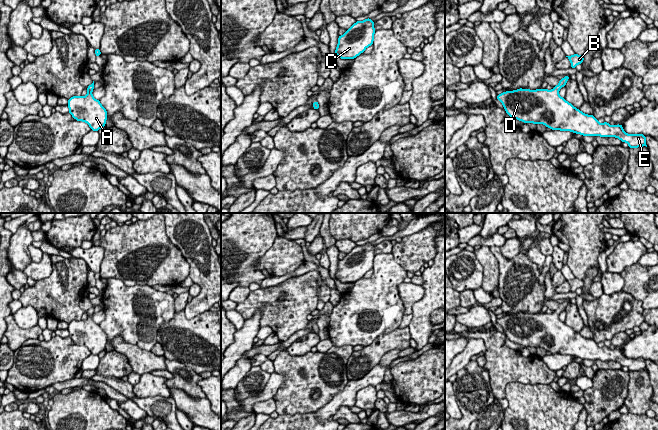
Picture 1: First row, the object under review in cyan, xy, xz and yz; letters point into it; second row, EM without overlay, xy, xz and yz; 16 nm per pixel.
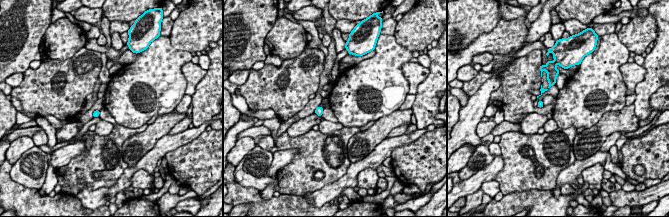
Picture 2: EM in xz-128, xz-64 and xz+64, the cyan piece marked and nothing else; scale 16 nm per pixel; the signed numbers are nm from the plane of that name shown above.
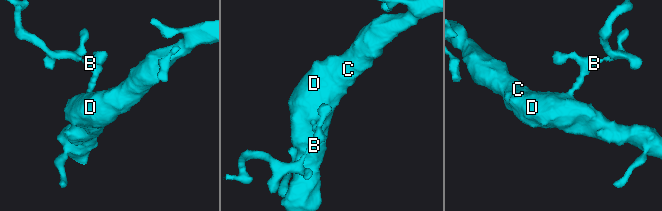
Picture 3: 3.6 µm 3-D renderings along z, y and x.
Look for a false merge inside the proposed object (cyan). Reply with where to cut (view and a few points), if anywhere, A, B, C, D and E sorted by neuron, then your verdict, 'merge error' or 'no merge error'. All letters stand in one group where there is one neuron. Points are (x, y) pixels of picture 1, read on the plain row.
no cut; A B C D E; no merge error

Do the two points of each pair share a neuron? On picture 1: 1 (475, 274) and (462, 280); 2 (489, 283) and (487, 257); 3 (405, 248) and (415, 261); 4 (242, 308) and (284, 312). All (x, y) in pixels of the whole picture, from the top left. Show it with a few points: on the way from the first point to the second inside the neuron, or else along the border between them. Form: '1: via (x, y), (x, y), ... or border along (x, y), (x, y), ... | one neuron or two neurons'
1: via (472, 274), (468, 274), (465, 277) | one neuron
2: via (489, 277), (489, 263) | one neuron
3: via (408, 251), (412, 258) | one neuron
4: via (252, 306), (274, 308) | one neuron

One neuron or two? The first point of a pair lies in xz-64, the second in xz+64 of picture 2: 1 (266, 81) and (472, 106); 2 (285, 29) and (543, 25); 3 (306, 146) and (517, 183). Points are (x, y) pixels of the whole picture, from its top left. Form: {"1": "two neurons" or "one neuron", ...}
{"1": "two neurons", "2": "two neurons", "3": "one neuron"}

